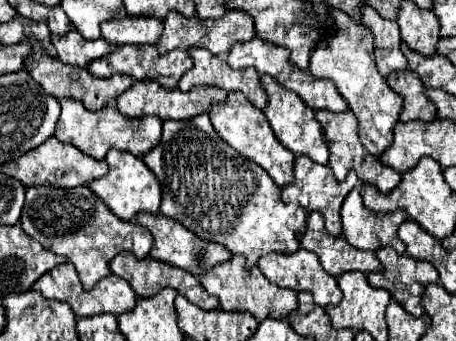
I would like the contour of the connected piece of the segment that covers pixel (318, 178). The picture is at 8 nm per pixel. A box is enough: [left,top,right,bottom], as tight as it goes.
[281,155,359,237]

